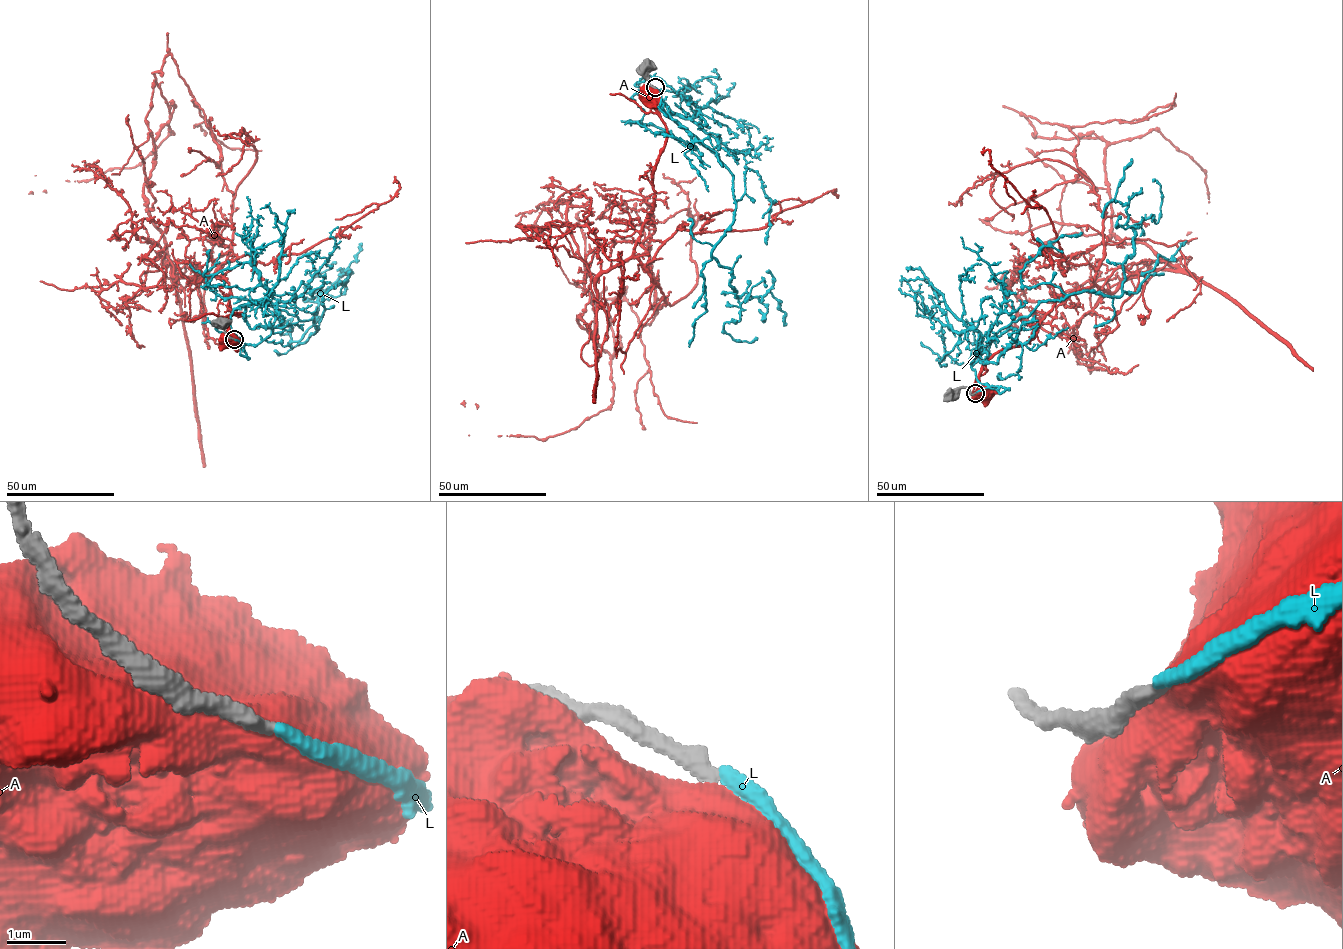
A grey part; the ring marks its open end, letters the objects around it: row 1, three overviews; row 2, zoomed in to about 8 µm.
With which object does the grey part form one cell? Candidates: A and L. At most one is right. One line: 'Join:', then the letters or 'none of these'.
Join: L

